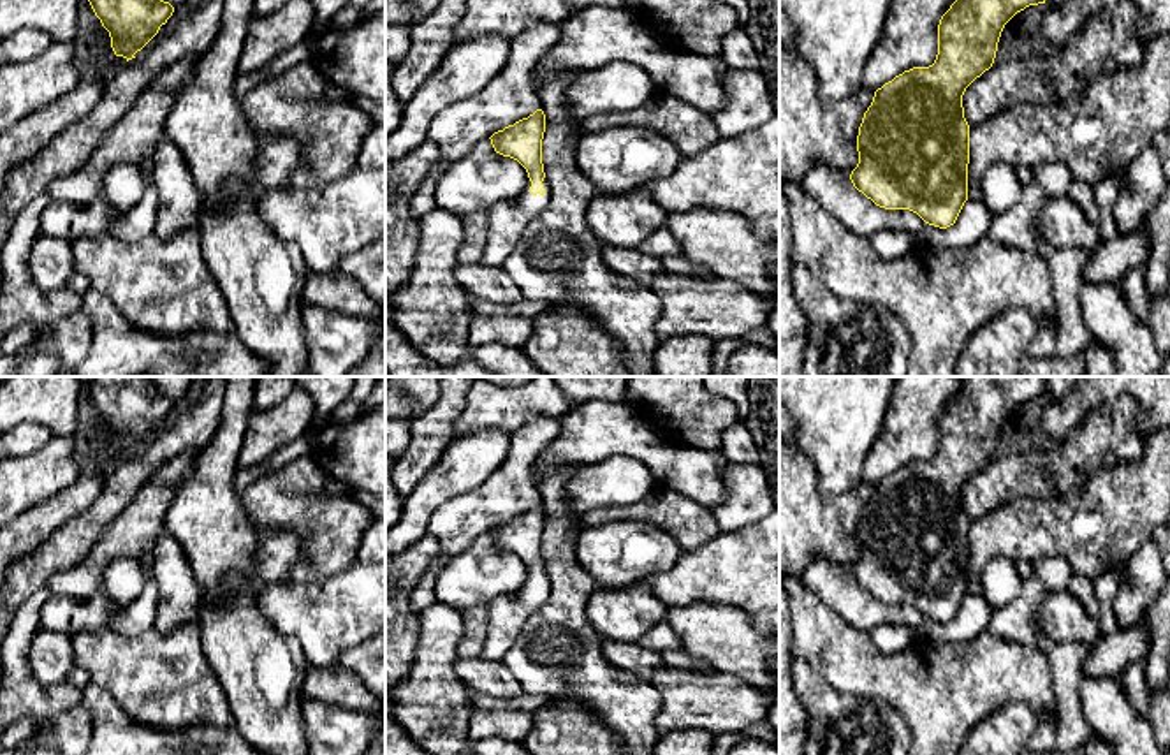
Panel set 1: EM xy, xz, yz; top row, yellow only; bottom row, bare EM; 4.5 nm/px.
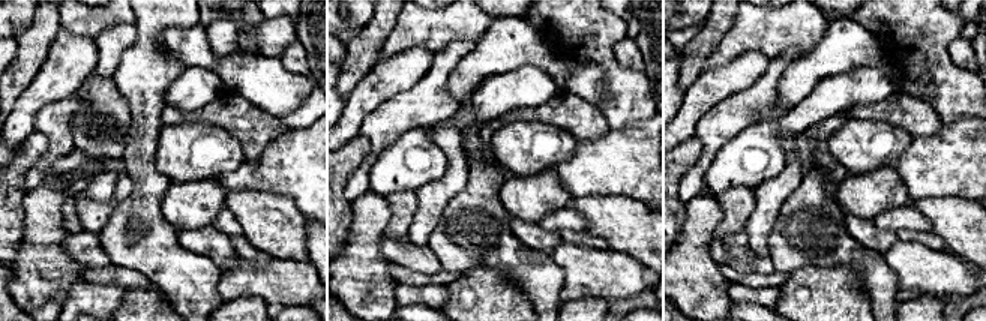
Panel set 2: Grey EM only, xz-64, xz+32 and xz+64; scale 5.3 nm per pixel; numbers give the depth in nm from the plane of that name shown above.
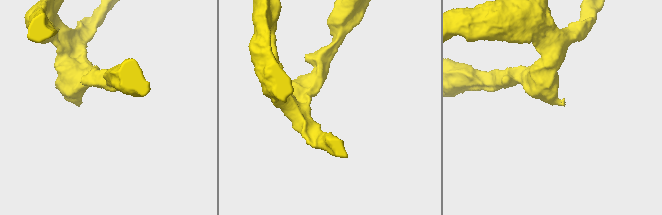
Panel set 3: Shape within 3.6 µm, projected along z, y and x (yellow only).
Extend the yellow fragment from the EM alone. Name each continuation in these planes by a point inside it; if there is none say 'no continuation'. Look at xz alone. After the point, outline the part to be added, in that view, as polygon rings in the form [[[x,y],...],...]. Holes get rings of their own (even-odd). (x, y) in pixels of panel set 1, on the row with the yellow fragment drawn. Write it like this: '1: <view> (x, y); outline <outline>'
1: xz (507, 220); outline [[[528,178],[528,185],[517,197],[496,202],[486,211],[489,225],[480,260],[482,264],[493,268],[503,266],[523,238],[526,225],[549,206],[551,187],[545,178],[542,185],[545,194],[533,195],[530,192],[531,181]]]

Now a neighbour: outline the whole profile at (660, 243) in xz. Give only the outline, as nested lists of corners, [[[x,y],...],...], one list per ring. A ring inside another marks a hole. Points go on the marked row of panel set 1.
[[[667,227],[656,229],[649,238],[646,238],[639,246],[639,252],[651,253],[656,259],[665,255],[679,253],[679,245]]]

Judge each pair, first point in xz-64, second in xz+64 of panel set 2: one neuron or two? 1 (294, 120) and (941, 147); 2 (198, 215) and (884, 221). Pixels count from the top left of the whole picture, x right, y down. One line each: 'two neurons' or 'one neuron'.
1: two neurons
2: two neurons

